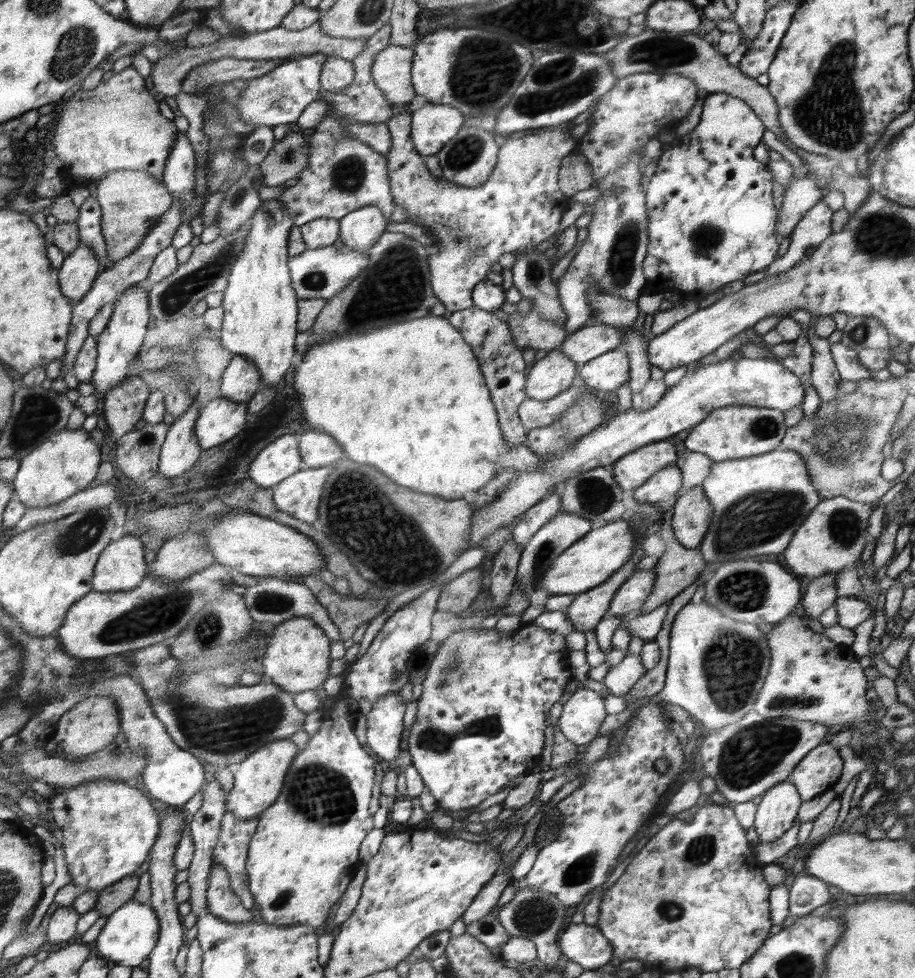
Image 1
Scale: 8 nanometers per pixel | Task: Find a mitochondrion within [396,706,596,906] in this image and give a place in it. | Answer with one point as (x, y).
(432, 739)

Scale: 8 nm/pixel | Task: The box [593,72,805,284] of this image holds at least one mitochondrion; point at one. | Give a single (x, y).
(706, 237)

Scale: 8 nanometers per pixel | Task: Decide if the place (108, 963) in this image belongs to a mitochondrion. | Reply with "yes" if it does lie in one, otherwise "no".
no

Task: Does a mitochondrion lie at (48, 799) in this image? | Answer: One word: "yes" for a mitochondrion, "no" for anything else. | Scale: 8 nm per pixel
no

